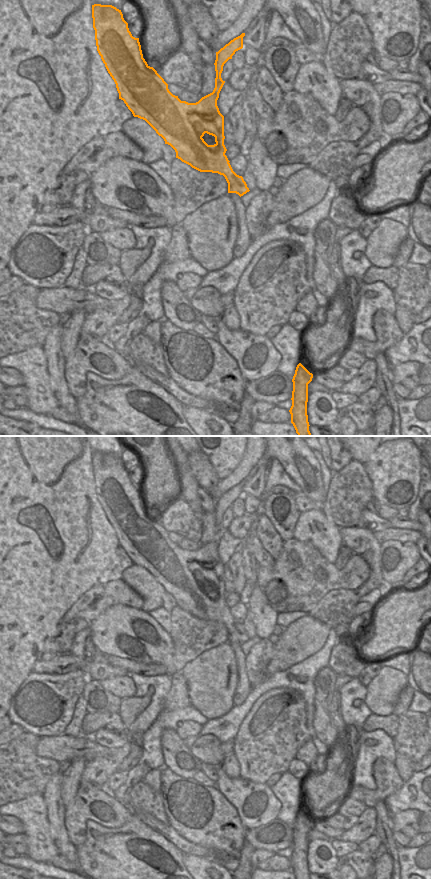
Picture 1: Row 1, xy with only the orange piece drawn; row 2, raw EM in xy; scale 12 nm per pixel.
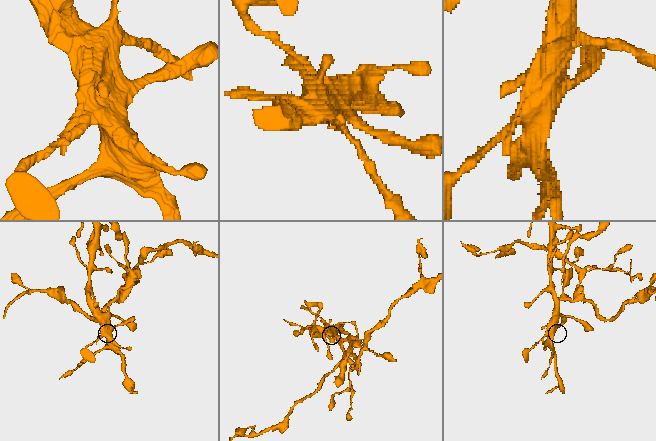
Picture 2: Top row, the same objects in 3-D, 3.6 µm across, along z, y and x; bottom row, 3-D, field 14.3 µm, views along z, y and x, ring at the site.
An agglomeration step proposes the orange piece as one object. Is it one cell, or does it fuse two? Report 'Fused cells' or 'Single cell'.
Fused cells

